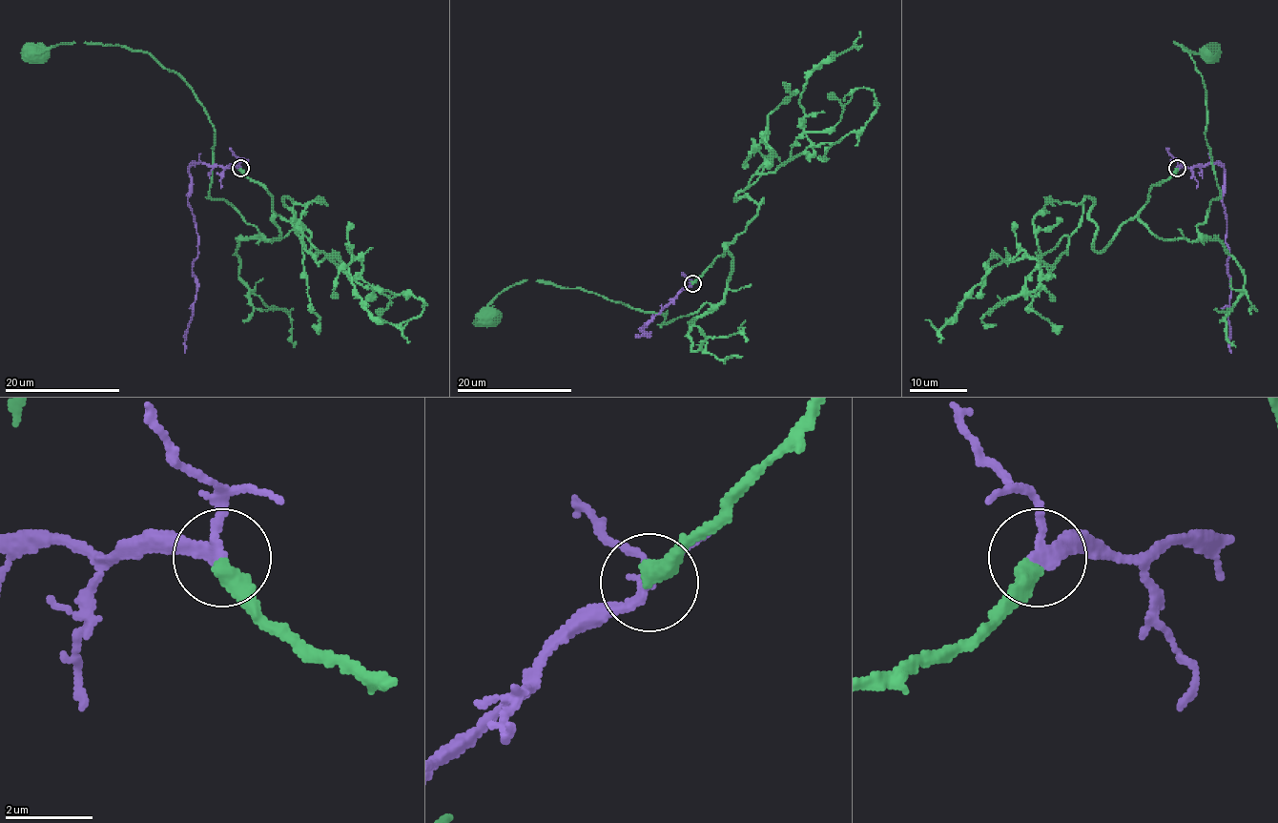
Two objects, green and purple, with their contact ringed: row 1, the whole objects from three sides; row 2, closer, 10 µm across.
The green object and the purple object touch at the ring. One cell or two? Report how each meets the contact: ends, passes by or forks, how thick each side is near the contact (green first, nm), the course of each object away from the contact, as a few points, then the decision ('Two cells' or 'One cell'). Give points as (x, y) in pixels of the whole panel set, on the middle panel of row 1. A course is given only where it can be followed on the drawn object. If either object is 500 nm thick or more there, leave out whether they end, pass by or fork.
At the ring green ends. At the ring purple passes by. Thickness 440 nm (green) against 200 nm. Course of green: (691, 284), (725, 245), (732, 257), (722, 299), (661, 326), (667, 311), (523, 279), (503, 290), (486, 320). Course of purple: (691, 284), (640, 329), (649, 332), (644, 335), (649, 338), (637, 338). One cell

